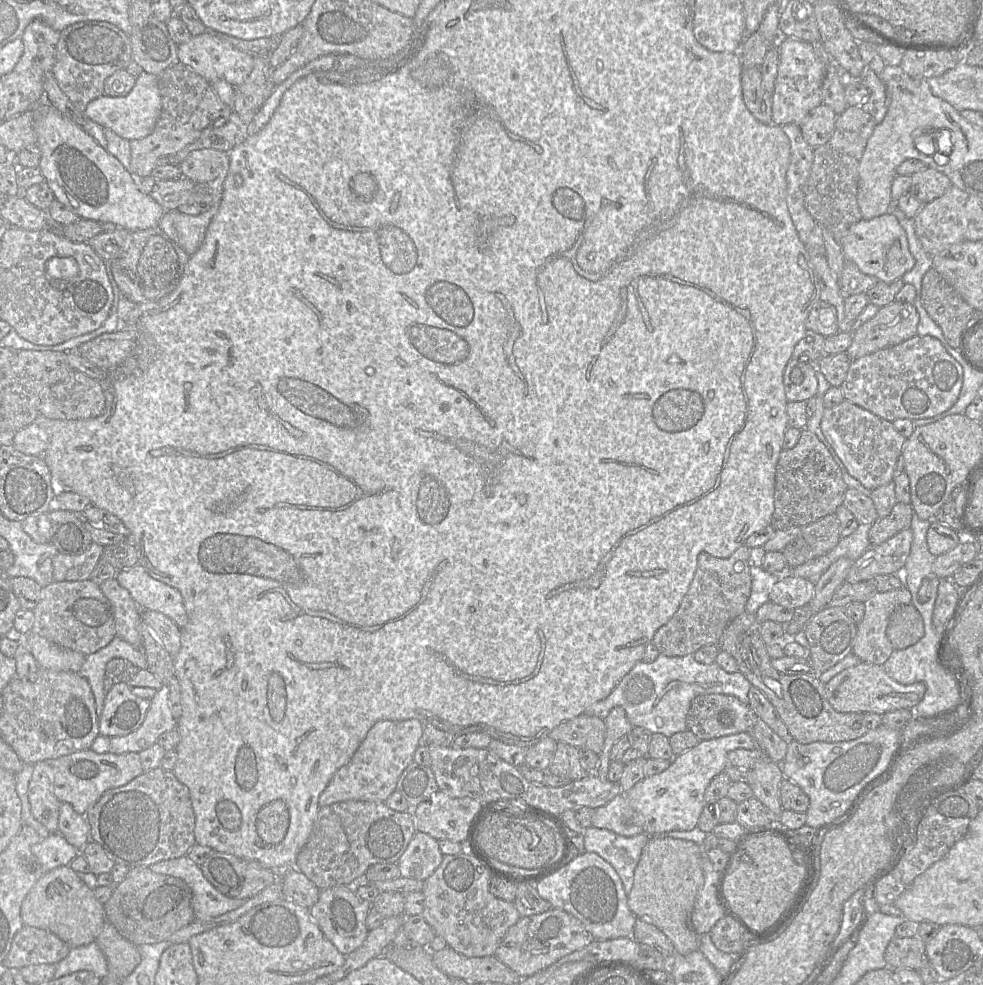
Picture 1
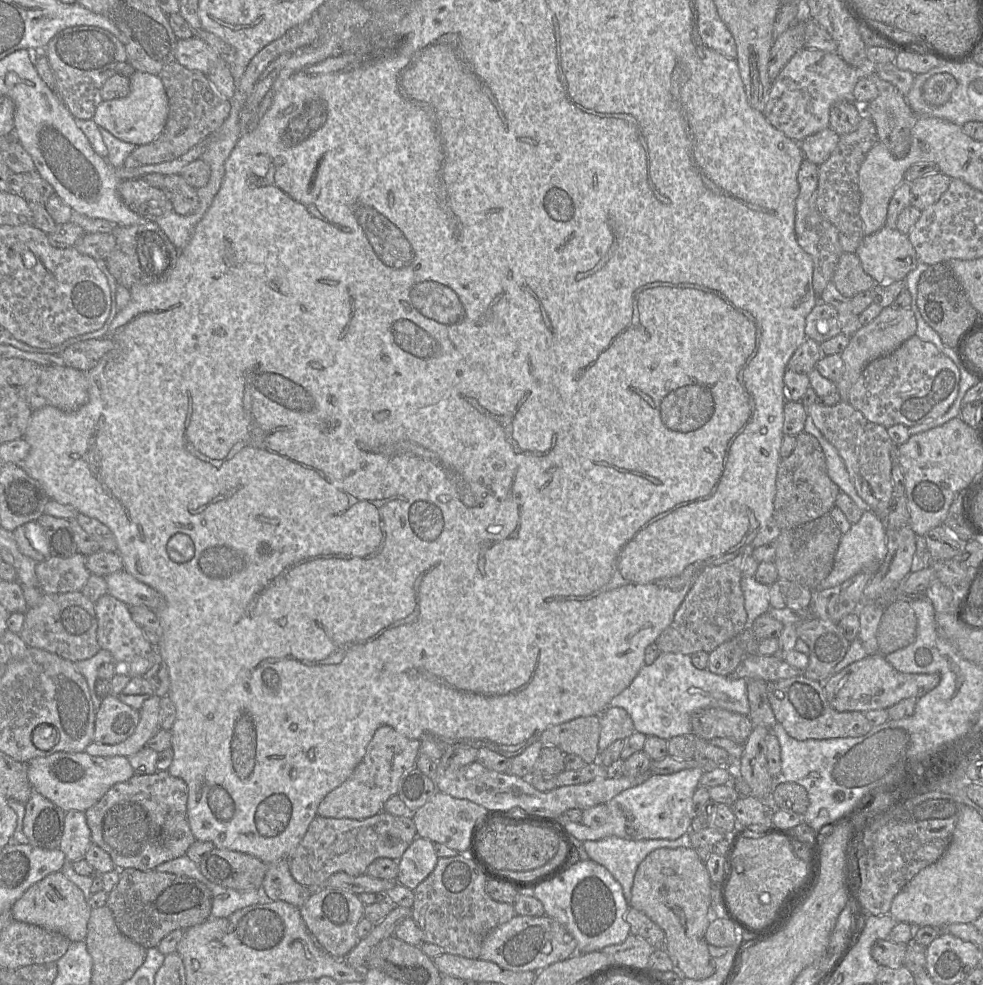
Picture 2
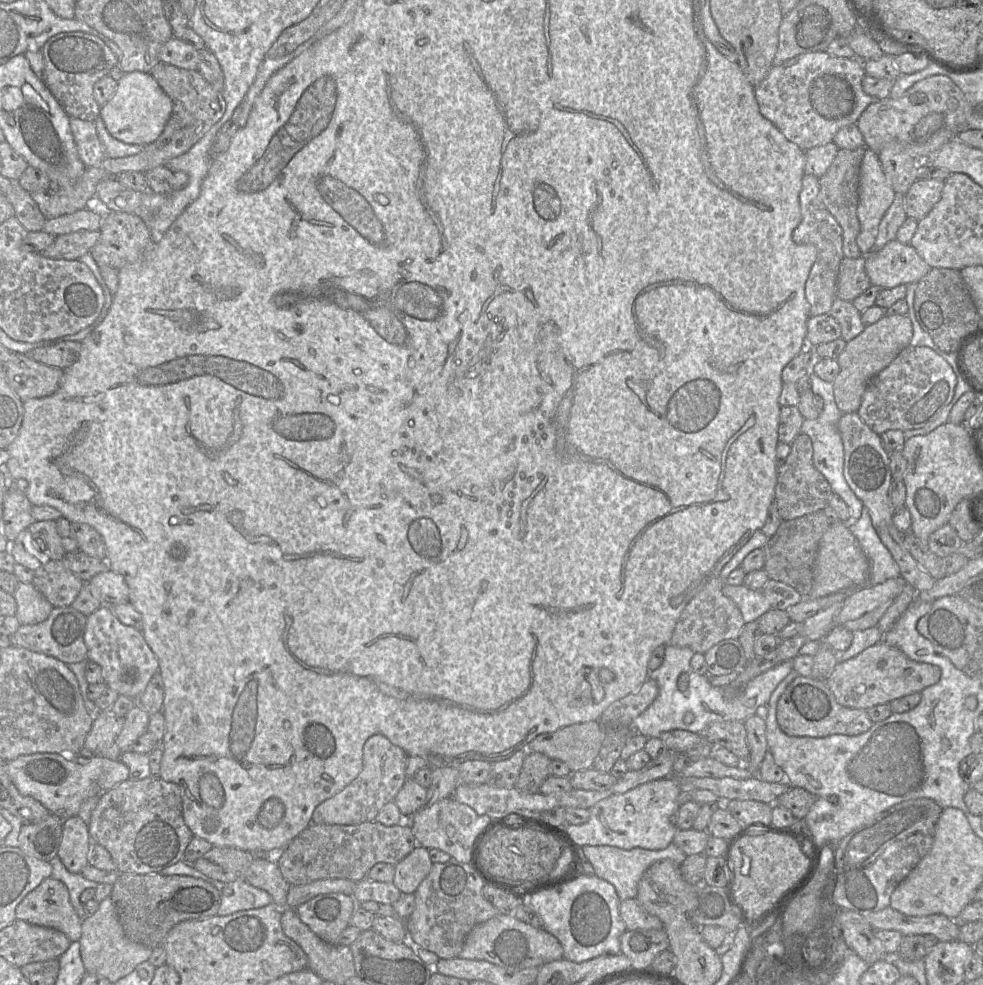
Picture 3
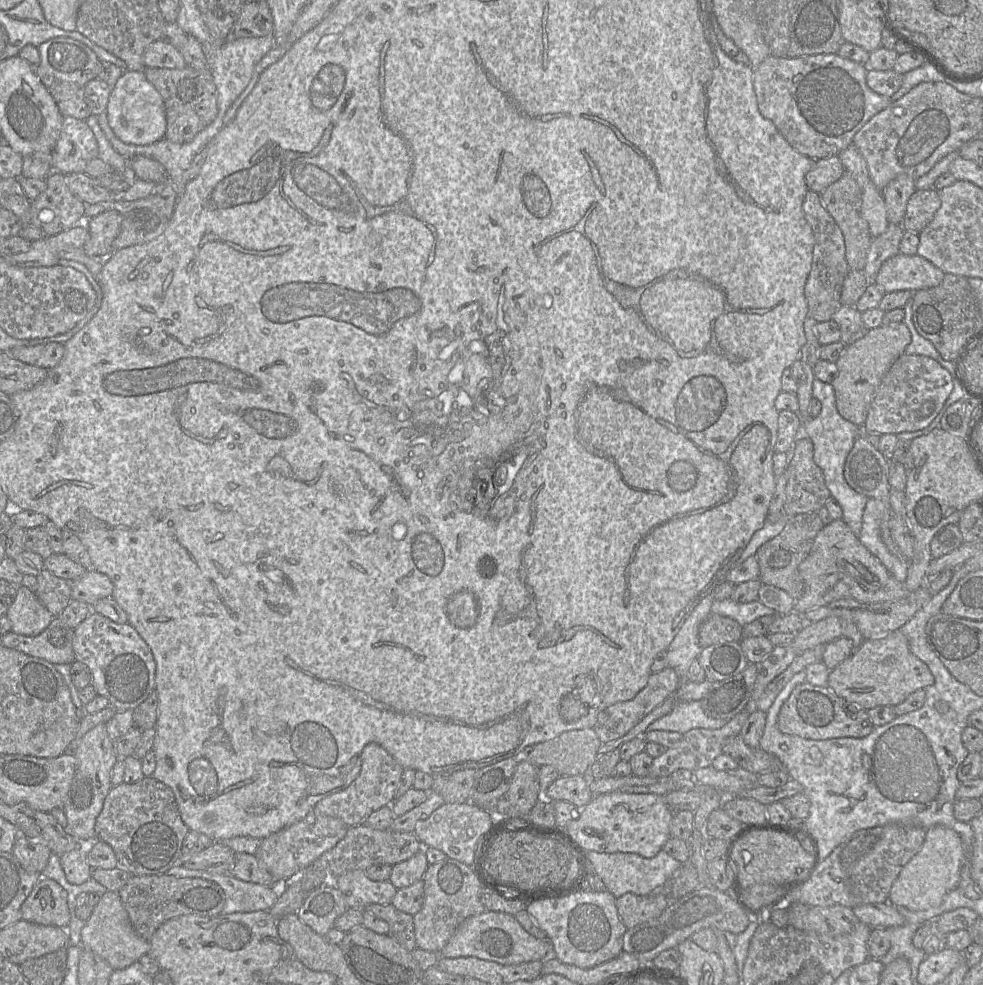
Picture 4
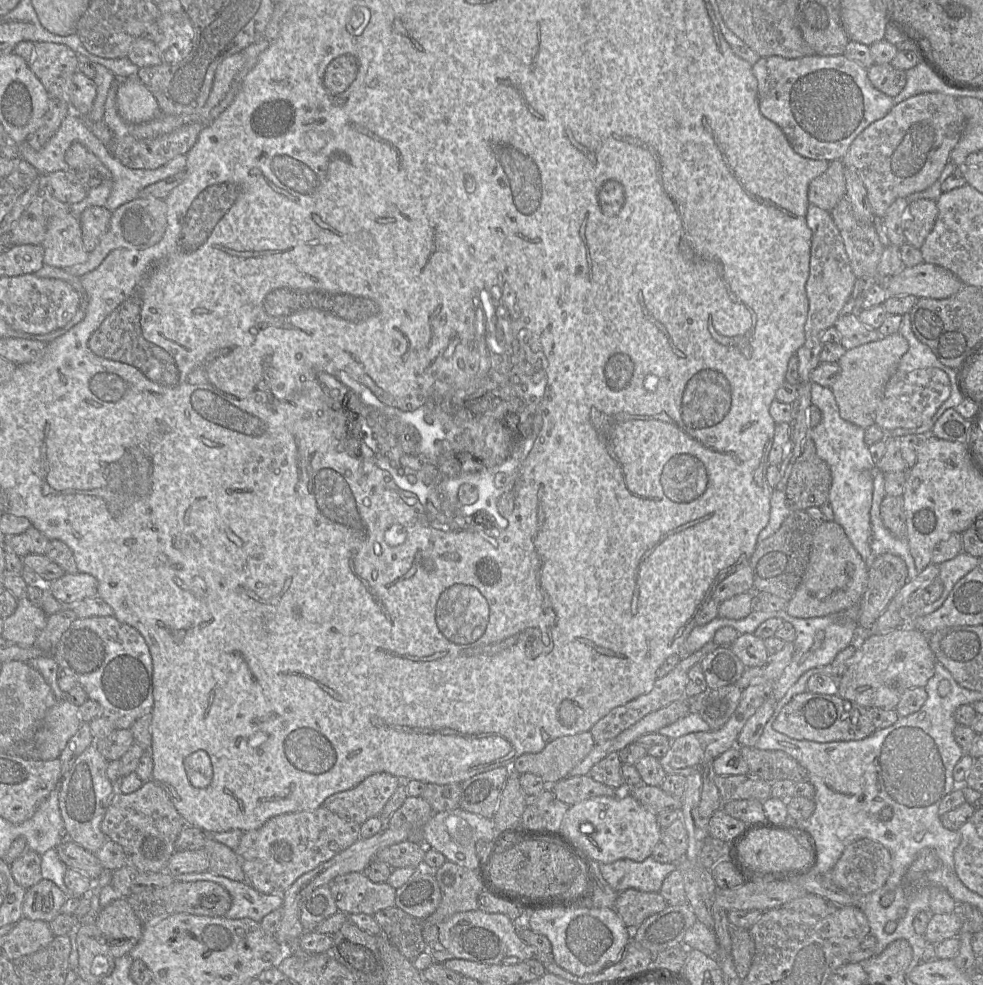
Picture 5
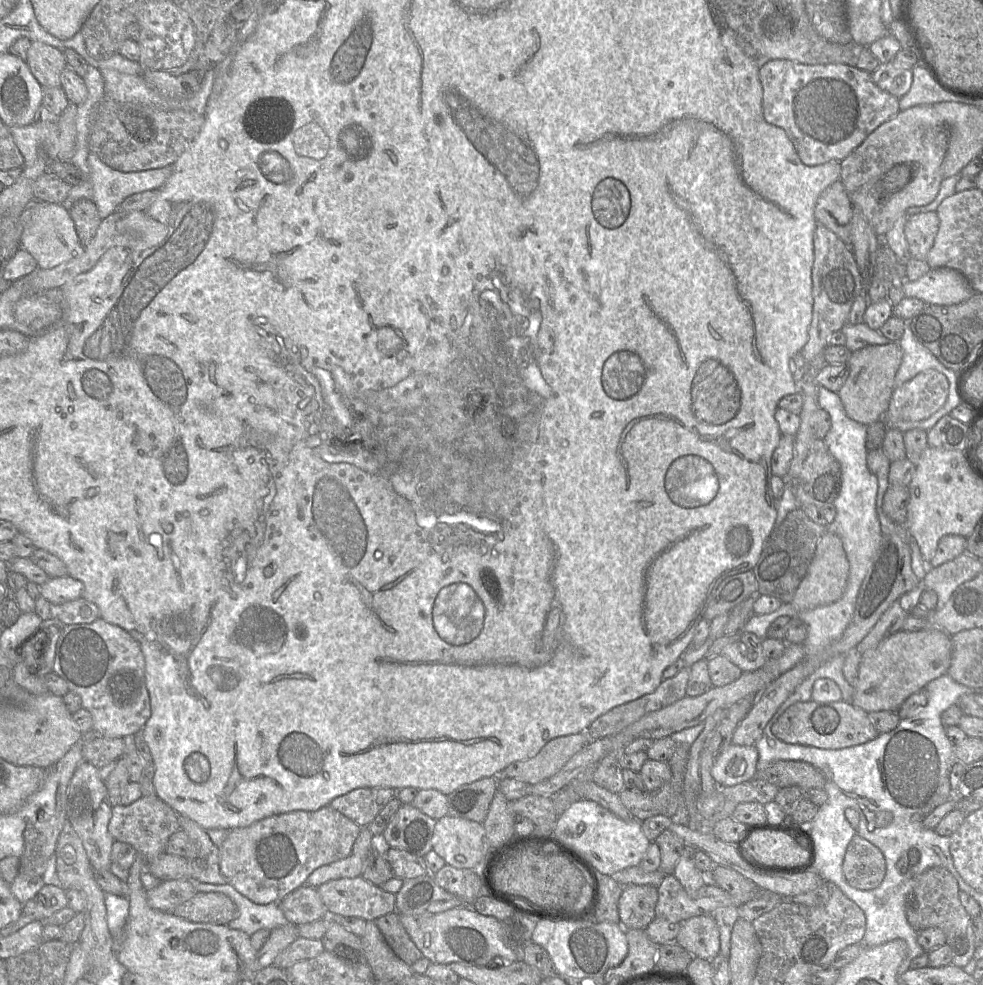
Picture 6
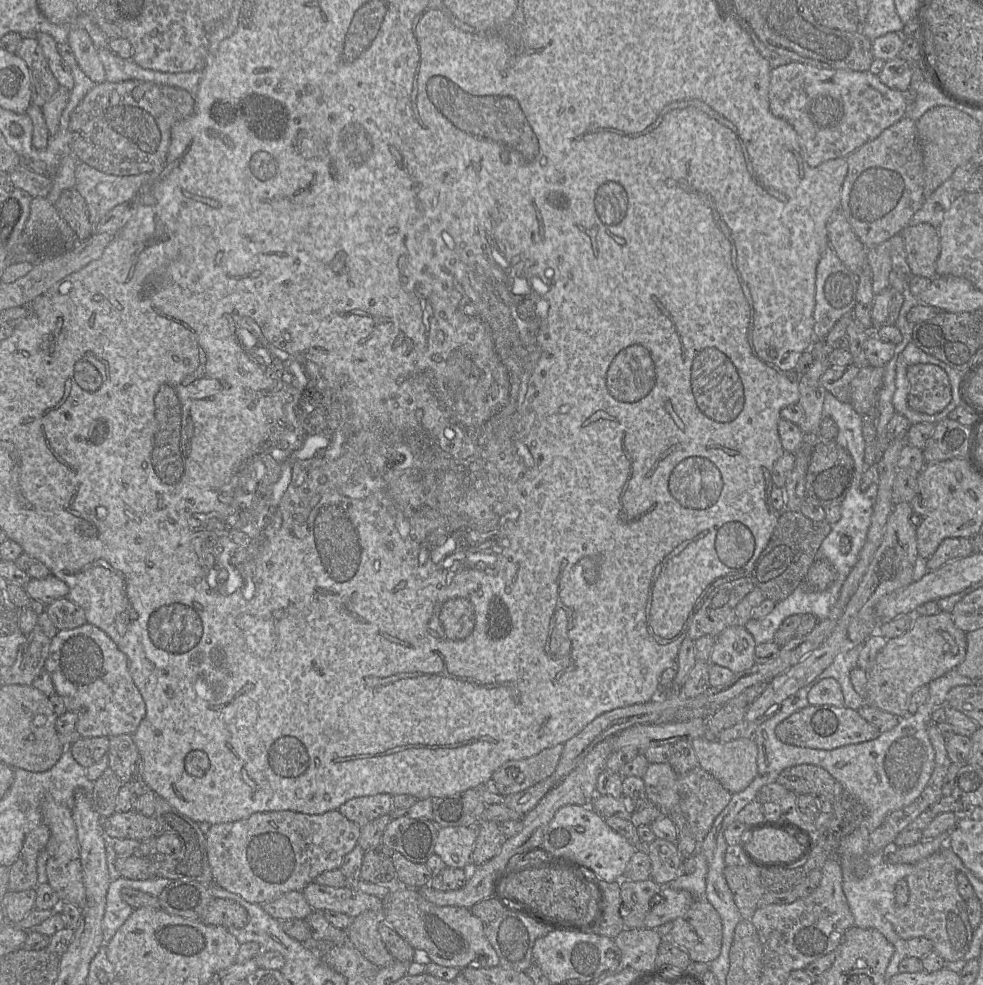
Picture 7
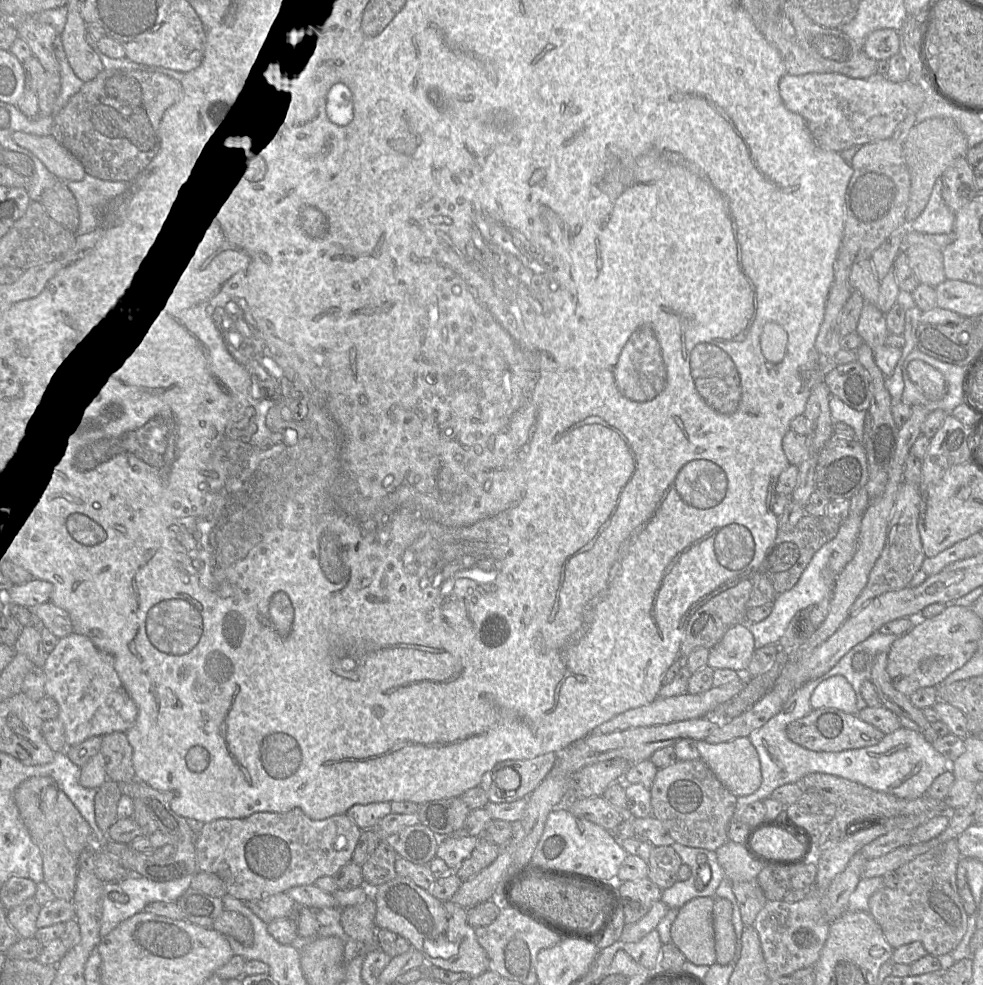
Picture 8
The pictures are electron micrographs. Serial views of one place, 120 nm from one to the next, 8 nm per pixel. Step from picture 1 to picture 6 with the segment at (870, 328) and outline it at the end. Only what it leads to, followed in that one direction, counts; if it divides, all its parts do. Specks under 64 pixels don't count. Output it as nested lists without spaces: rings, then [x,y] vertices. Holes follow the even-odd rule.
[[[890,341],[882,345],[868,345],[852,352],[847,364],[848,377],[838,391],[849,418],[864,425],[883,419],[894,390],[894,378],[903,357],[899,342]]]

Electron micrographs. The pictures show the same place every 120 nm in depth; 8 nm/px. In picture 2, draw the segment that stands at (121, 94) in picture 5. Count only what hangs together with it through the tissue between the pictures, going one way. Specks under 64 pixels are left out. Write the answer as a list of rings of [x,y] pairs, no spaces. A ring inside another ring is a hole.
[[[135,71],[130,79],[130,93],[124,98],[102,100],[92,120],[116,138],[136,146],[153,141],[163,130],[168,116],[168,98],[158,75]]]

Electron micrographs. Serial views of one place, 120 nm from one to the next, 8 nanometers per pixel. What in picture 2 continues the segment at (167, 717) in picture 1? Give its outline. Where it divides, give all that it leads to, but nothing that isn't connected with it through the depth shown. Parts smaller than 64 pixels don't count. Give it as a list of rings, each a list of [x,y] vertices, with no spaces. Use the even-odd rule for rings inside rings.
[[[152,696],[139,710],[140,720],[132,735],[118,744],[100,744],[92,741],[84,750],[92,756],[131,756],[144,748],[160,729],[160,697]]]

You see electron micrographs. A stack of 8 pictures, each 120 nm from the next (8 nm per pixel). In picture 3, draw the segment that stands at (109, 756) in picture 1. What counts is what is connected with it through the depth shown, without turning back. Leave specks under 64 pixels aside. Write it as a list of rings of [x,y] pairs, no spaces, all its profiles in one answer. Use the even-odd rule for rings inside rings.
[[[34,753],[22,755],[7,761],[7,773],[24,796],[39,801],[50,813],[62,819],[77,815],[82,803],[92,796],[100,796],[128,779],[129,769],[119,759],[93,756],[86,758],[81,754]]]

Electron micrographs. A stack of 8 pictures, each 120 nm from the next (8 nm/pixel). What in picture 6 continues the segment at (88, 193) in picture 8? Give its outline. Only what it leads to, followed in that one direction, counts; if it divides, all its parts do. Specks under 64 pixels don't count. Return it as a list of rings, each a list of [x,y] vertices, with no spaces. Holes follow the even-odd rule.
[[[93,152],[88,155],[89,179],[93,186],[92,201],[101,219],[106,218],[128,196],[152,189],[160,189],[172,173],[173,166],[143,171],[121,172],[115,170]]]

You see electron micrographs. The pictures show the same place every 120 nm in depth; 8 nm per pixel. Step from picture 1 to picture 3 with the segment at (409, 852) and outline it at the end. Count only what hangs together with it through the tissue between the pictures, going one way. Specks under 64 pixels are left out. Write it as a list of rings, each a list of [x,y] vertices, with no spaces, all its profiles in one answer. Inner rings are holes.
[[[416,846],[407,856],[395,864],[393,884],[402,893],[415,893],[432,867],[429,849]]]

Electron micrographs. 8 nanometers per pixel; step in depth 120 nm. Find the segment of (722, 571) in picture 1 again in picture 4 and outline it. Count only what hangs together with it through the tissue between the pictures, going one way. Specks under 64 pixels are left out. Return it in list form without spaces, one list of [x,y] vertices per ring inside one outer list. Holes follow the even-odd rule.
[[[710,612],[699,627],[698,637],[702,649],[718,643],[740,643],[742,626],[732,618]]]

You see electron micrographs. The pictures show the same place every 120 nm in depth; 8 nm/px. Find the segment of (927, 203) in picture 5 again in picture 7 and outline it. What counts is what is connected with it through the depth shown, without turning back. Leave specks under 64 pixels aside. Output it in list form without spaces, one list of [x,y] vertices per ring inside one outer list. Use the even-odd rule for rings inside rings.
[[[928,223],[908,225],[903,231],[907,263],[914,275],[933,279],[941,252],[938,228]]]

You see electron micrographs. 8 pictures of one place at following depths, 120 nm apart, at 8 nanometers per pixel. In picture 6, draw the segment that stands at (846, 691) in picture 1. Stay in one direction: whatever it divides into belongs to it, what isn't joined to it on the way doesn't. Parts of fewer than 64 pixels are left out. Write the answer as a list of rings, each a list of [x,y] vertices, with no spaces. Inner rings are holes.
[[[937,628],[900,630],[861,655],[851,704],[866,712],[895,711],[913,693],[947,674],[951,663],[951,636]]]

